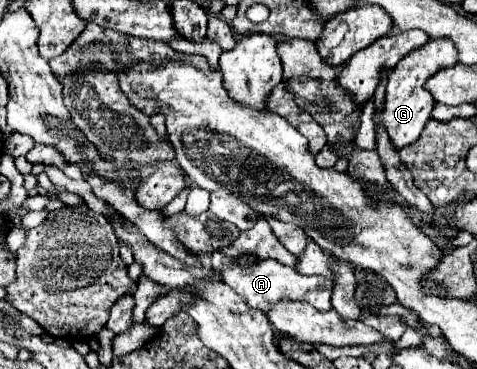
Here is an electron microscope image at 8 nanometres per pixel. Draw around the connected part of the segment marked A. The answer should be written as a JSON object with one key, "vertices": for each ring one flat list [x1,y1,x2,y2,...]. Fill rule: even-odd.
{"vertices":[[219,251,211,254,211,263,215,271,221,271,221,279,229,287,233,287,233,291,237,291,245,299,245,303,249,307,253,307,253,309,267,311,279,299,307,301,313,307,317,307,319,311,329,311,331,309,331,289,333,289,333,283,327,277,321,277,321,275,311,275,311,277,299,275,293,267,281,265,275,259,257,259,257,263,245,263,245,269,241,271,239,263,233,263,231,257,225,257]]}

